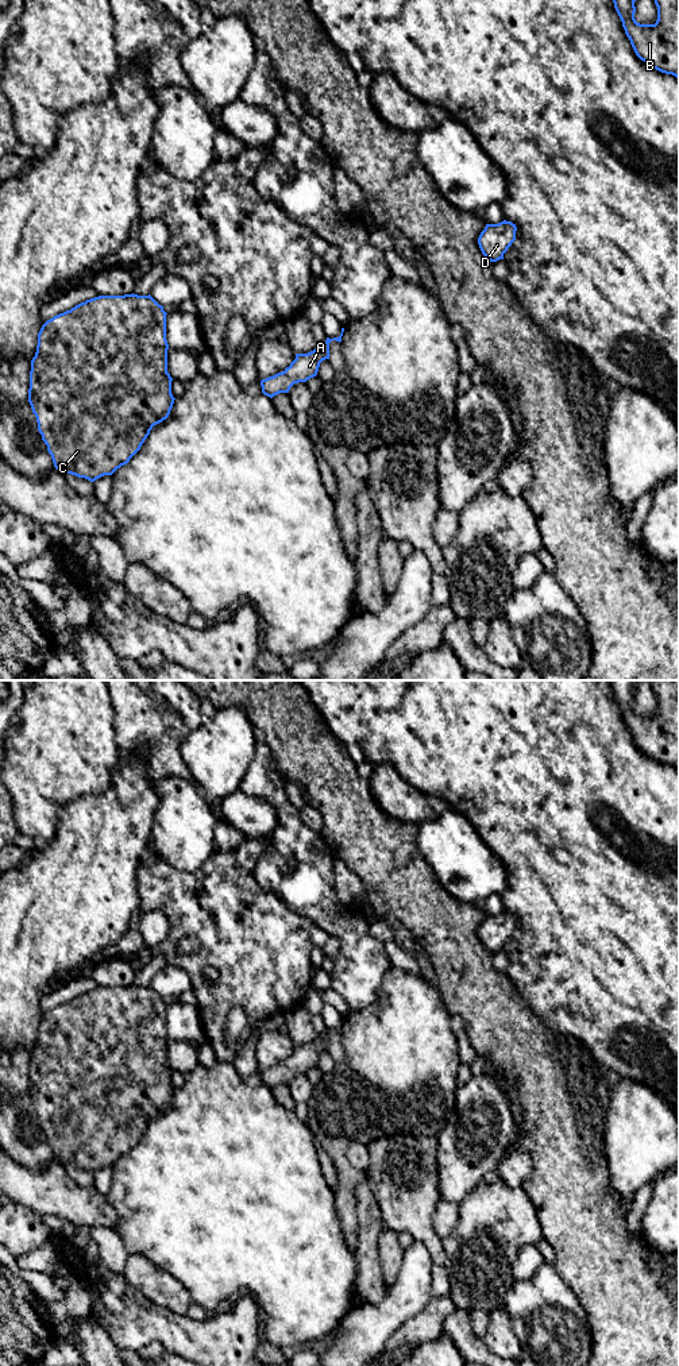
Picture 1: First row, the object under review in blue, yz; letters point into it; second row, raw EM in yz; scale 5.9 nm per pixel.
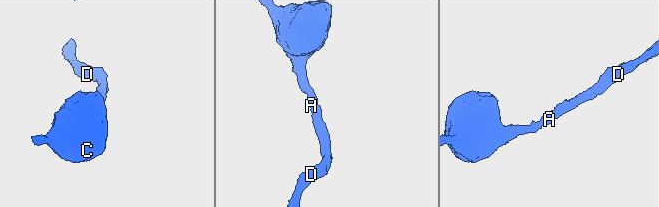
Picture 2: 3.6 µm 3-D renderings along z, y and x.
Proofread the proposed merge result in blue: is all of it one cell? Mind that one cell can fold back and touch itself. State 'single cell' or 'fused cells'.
single cell

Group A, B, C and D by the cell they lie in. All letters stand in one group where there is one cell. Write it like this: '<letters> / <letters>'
A B C D

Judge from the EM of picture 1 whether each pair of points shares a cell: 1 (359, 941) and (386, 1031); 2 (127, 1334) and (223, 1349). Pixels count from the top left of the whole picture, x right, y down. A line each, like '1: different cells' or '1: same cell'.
1: different cells
2: same cell

